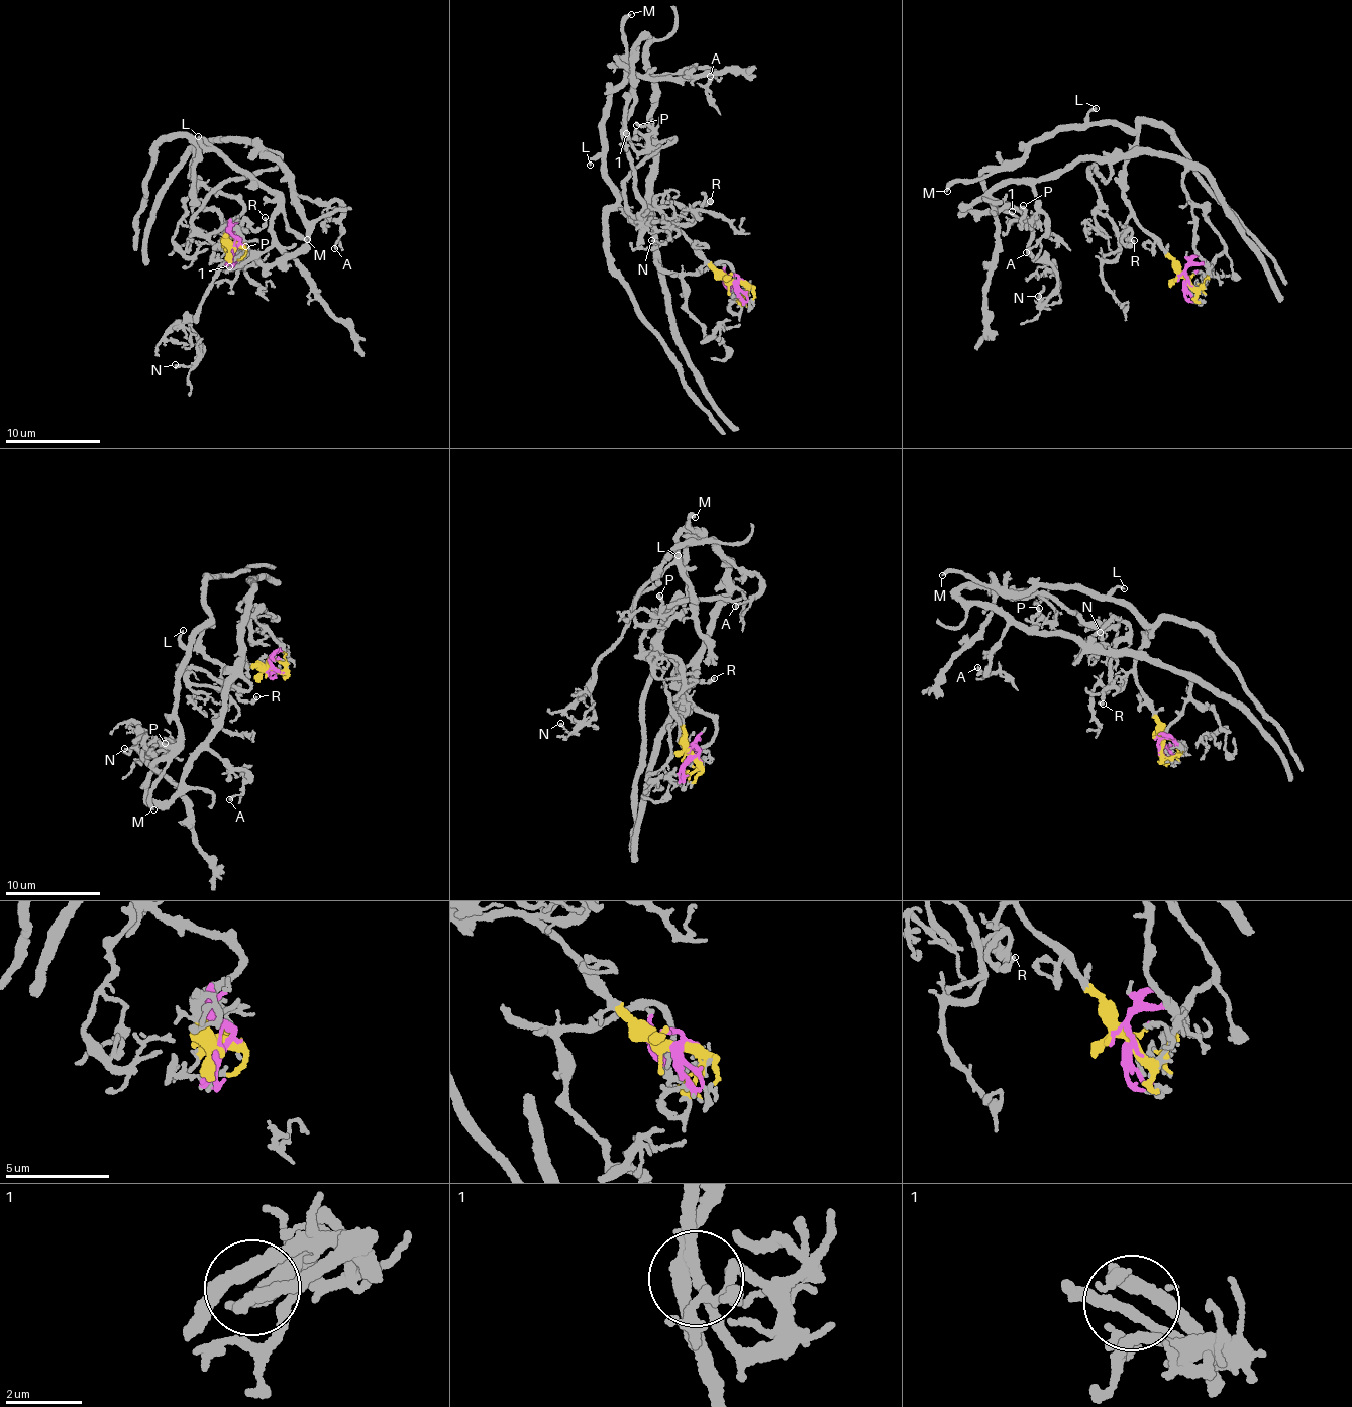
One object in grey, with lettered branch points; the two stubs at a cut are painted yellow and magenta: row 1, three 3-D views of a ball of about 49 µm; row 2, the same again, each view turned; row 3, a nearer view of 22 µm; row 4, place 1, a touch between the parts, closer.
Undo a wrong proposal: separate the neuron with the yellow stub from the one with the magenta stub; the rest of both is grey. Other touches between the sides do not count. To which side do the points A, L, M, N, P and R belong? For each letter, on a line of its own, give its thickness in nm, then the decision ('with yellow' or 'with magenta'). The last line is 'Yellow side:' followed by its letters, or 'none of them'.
A: 160 nm thick; with magenta
L: 240 nm thick; with yellow
M: 320 nm thick; with yellow
N: 160 nm thick; with magenta
P: 280 nm thick; with yellow
R: 260 nm thick; with yellow
Yellow side: L, M, P, R

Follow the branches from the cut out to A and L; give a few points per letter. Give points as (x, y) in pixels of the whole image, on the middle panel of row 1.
A: (736, 280), (729, 287), (722, 262), (680, 274), (653, 261), (654, 83), (695, 68), (709, 76)
L: (736, 280), (708, 259), (672, 226), (633, 223), (619, 205), (606, 161), (597, 157), (589, 165)

